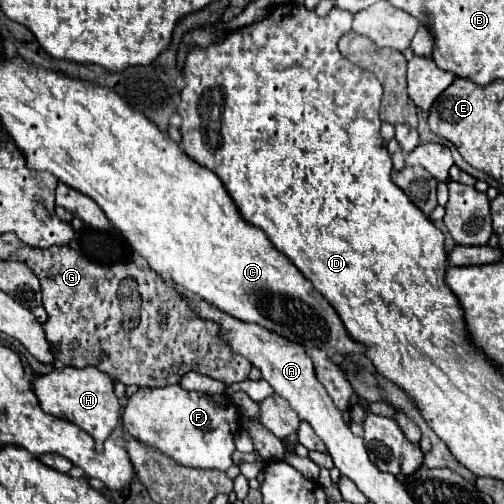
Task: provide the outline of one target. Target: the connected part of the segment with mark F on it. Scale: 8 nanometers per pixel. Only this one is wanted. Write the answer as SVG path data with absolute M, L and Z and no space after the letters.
M180 384L164 388L140 388L126 404L122 422L140 442L162 450L182 466L218 468L232 466L234 436L240 430L240 414L226 394L188 392Z

